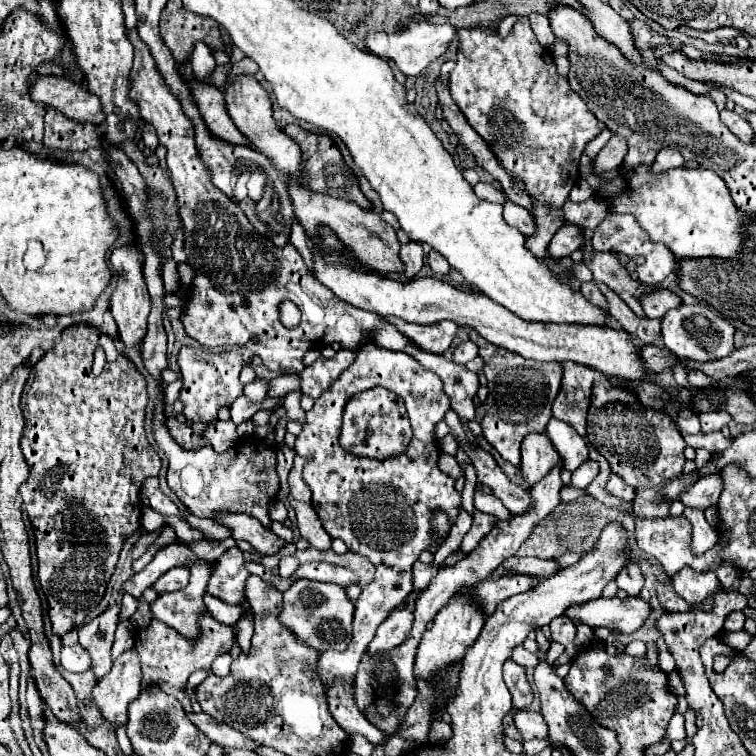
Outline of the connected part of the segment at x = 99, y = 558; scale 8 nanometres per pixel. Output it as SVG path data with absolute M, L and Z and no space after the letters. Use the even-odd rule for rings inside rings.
M77 323L77 325L71 325L67 327L61 337L57 339L57 343L53 345L53 349L49 349L31 369L31 377L29 377L29 391L27 395L23 395L23 415L25 415L25 433L23 433L23 439L21 439L21 451L25 455L25 461L29 465L29 479L19 487L19 495L23 497L23 509L27 511L29 515L29 521L31 521L31 527L33 527L33 535L35 535L35 547L37 547L37 559L39 559L39 581L47 581L47 605L49 605L49 611L57 611L57 623L63 623L63 635L73 631L75 627L79 627L83 623L83 619L87 617L89 611L93 611L103 593L105 593L105 587L107 587L107 581L115 569L115 563L117 563L117 557L119 557L119 551L121 551L121 545L125 541L127 535L135 533L139 527L141 527L141 507L139 507L139 489L141 489L141 483L151 477L151 475L159 475L161 471L161 459L159 455L155 453L155 449L151 447L149 439L147 439L147 433L145 433L145 409L149 405L149 395L147 395L147 381L145 377L137 371L135 363L119 353L111 341L109 335L103 335L101 329L97 327L91 327L87 323ZM97 345L101 345L105 349L105 355L107 355L107 363L105 363L105 369L101 375L93 375L91 367L93 367L93 353L97 349Z

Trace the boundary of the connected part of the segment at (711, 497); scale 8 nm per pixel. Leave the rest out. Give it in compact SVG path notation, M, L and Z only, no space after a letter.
M707 475L703 479L699 479L689 491L685 491L679 501L689 507L689 509L709 509L717 505L717 499L721 495L723 489L723 481L721 475Z

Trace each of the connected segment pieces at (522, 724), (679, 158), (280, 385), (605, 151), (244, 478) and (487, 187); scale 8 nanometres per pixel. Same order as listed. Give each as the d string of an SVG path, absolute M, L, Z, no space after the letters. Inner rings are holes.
M523 709L523 711L515 713L515 725L517 725L523 741L543 739L547 735L547 723L545 723L543 715L533 713L529 709Z
M663 147L655 159L655 163L651 165L653 173L661 173L661 171L667 171L667 169L673 169L673 167L679 167L683 165L683 155L677 151L677 149L671 149L671 147Z
M279 375L269 381L267 385L267 397L279 397L283 391L293 391L299 387L299 377L297 375Z
M613 135L609 139L609 143L597 153L595 157L595 165L593 171L613 171L623 163L623 157L627 153L627 143L623 143L623 139L619 139L619 135Z
M161 405L155 411L155 439L161 451L169 459L167 469L167 483L183 501L189 513L197 517L211 517L211 511L239 511L253 515L261 521L263 527L271 527L269 519L269 505L279 491L279 477L275 471L275 449L271 445L253 445L253 443L267 443L255 435L243 437L225 453L215 453L211 445L205 445L199 451L183 451L169 435L165 427L165 415Z
M480 181L473 189L478 197L486 201L499 204L504 204L506 202L506 194L502 191L498 191L492 184Z

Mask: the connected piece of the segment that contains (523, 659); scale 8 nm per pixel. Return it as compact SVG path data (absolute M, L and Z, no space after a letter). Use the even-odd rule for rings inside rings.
M522 645L515 647L511 659L524 668L535 668L539 663L537 656L527 651Z

